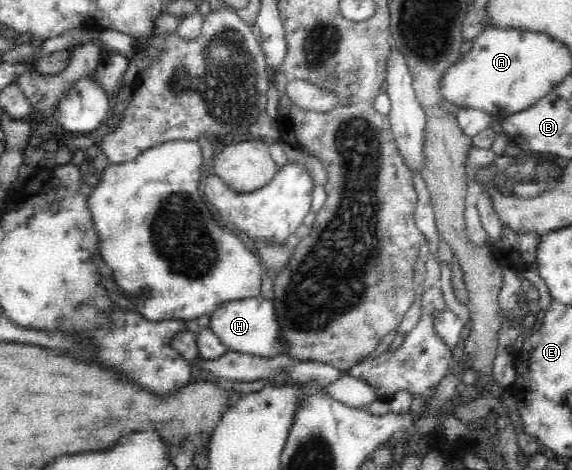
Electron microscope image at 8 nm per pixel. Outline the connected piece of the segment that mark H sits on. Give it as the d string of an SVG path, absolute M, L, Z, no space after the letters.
M263 296L244 297L244 299L232 299L218 305L210 313L208 327L216 334L218 340L226 346L227 350L240 353L260 355L262 357L280 356L284 349L284 342L280 340L280 327L274 316L272 301Z

